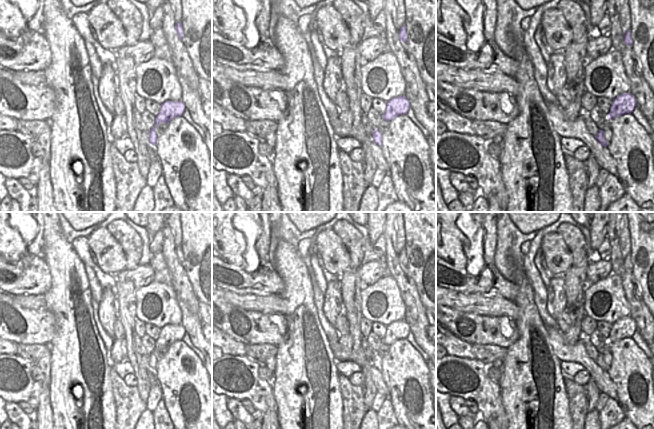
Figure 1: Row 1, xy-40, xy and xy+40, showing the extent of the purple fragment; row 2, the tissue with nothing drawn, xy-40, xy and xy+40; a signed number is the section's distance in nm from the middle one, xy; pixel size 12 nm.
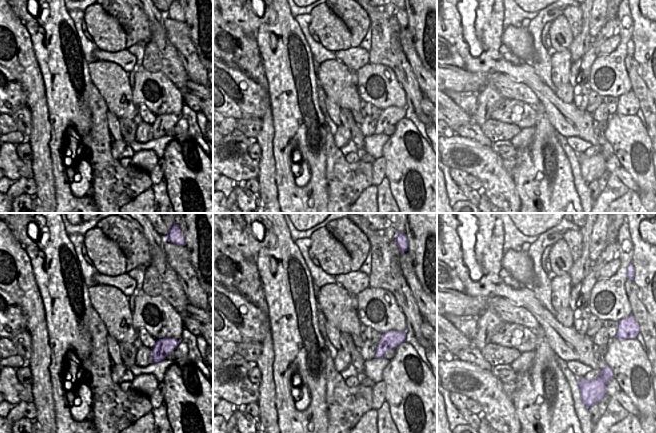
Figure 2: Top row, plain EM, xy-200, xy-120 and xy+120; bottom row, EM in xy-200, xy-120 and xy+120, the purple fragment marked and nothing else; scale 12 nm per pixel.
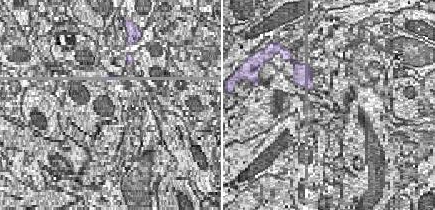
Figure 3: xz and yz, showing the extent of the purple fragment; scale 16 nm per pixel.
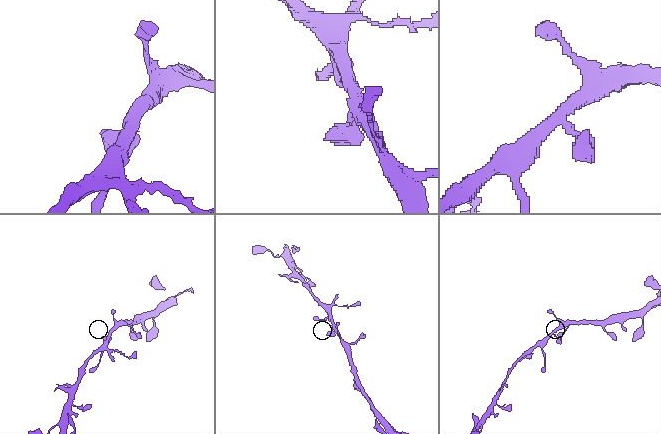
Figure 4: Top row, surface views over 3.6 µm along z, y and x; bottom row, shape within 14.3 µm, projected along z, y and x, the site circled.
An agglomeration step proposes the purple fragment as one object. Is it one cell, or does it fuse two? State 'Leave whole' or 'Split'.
Leave whole.

